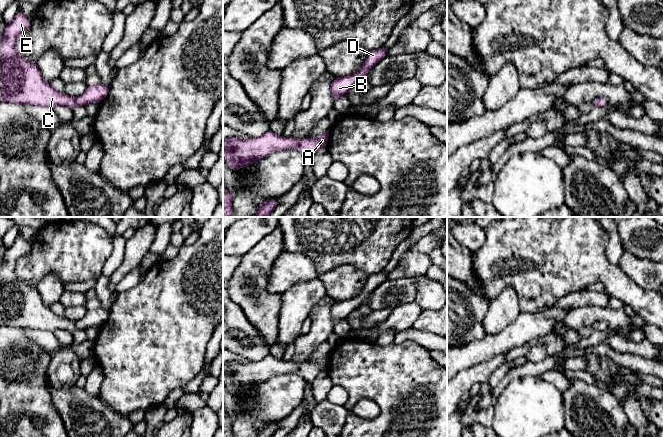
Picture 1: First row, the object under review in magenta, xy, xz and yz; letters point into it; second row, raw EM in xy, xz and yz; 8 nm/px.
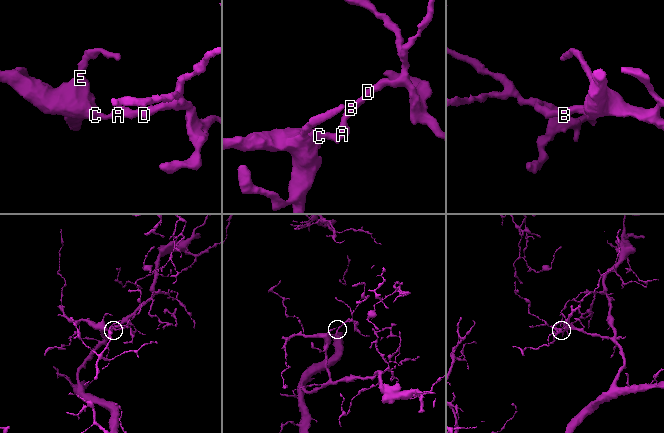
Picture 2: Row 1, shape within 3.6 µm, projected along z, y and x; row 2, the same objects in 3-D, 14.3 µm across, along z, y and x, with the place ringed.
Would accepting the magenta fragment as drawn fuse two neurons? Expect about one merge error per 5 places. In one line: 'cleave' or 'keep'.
keep

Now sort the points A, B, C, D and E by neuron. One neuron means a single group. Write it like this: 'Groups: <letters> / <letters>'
Groups: A B C D E

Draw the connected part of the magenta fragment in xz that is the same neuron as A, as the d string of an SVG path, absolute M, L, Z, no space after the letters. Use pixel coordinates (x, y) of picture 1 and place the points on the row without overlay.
M270 353L257 362L245 364L237 361L223 363L223 384L235 395L243 390L251 390L267 379L286 373L301 375L312 383L323 371L327 371L329 354L315 362L295 363L276 359Z

